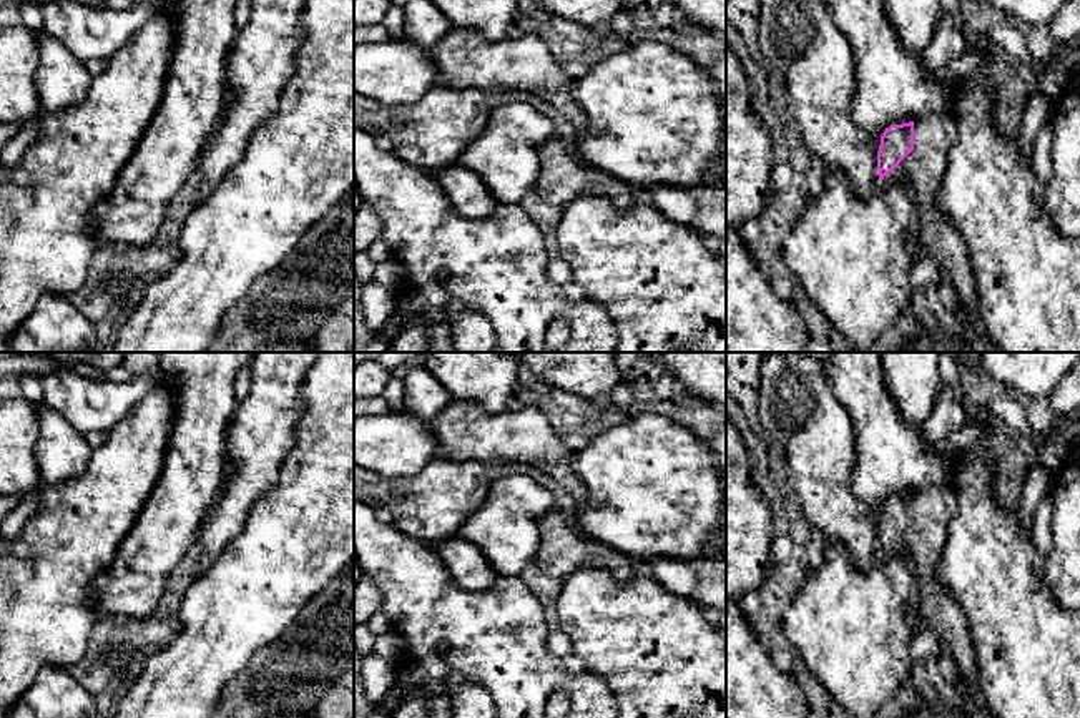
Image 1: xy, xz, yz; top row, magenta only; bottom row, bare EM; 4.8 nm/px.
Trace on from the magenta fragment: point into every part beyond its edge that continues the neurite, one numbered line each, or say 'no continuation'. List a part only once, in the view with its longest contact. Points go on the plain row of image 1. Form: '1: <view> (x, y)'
1: yz (922, 542)

